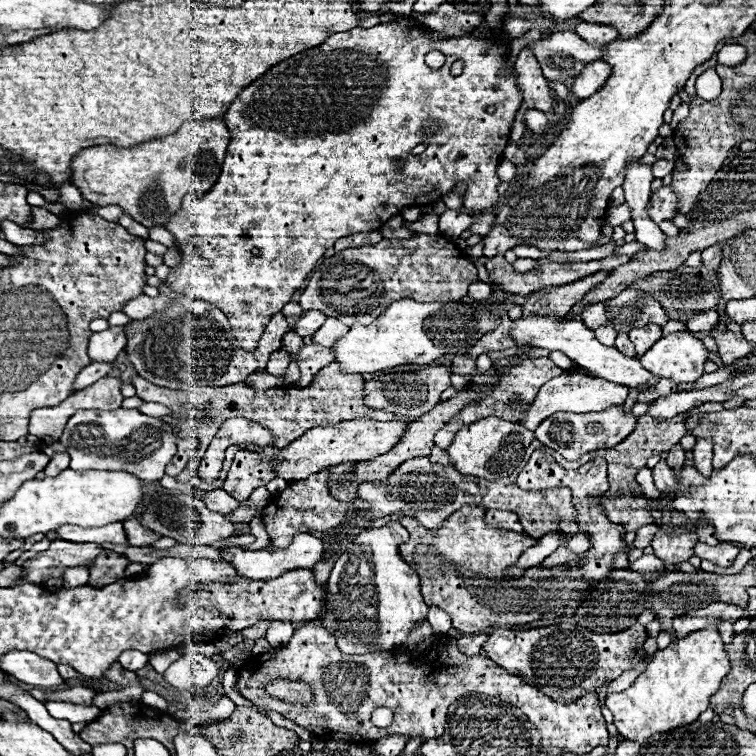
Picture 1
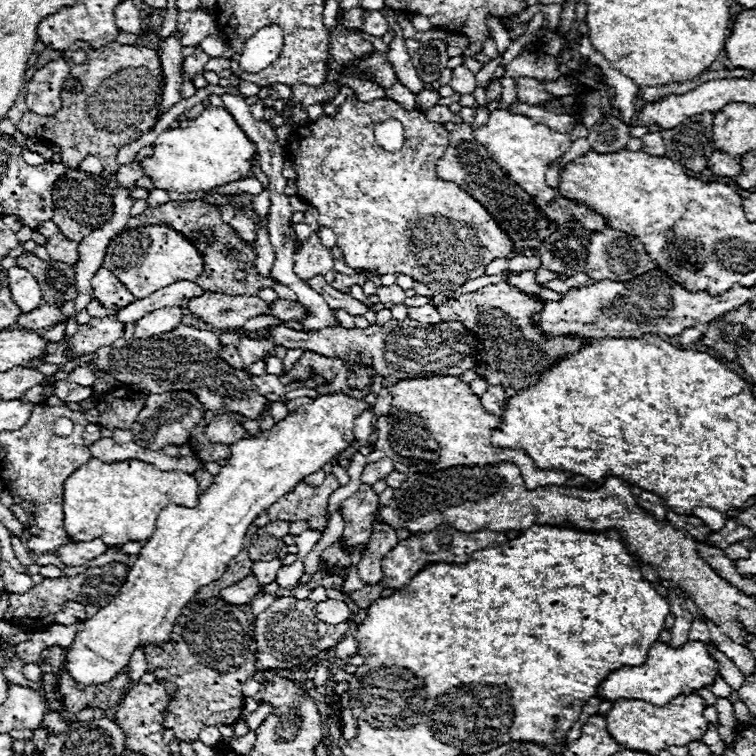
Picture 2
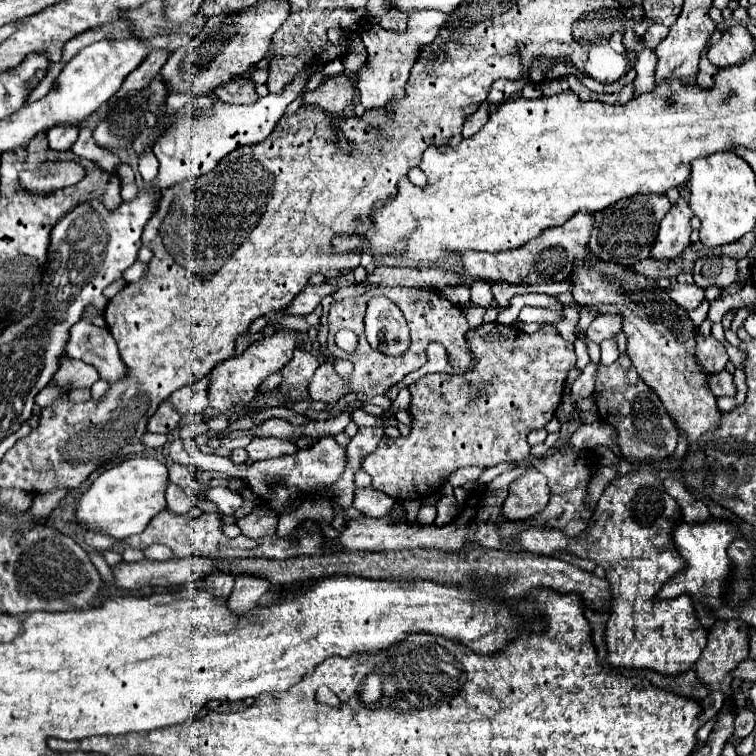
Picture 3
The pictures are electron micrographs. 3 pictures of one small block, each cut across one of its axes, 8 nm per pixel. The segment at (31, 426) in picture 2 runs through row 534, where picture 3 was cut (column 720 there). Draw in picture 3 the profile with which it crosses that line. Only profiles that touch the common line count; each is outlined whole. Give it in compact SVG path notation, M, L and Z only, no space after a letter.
M728 24L722 30L722 38L708 50L708 60L718 66L734 66L742 60L750 60L754 54L754 36L744 32L744 24Z

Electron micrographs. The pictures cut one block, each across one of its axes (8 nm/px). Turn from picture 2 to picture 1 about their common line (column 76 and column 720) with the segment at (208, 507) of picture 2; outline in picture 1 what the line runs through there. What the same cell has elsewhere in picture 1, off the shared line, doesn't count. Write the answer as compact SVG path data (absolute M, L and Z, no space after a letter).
M718 626L696 630L678 638L668 648L654 654L648 668L624 692L606 698L606 708L614 716L614 726L622 738L646 742L652 734L694 722L710 704L710 696L718 692L722 678L730 672L730 660L724 652Z

